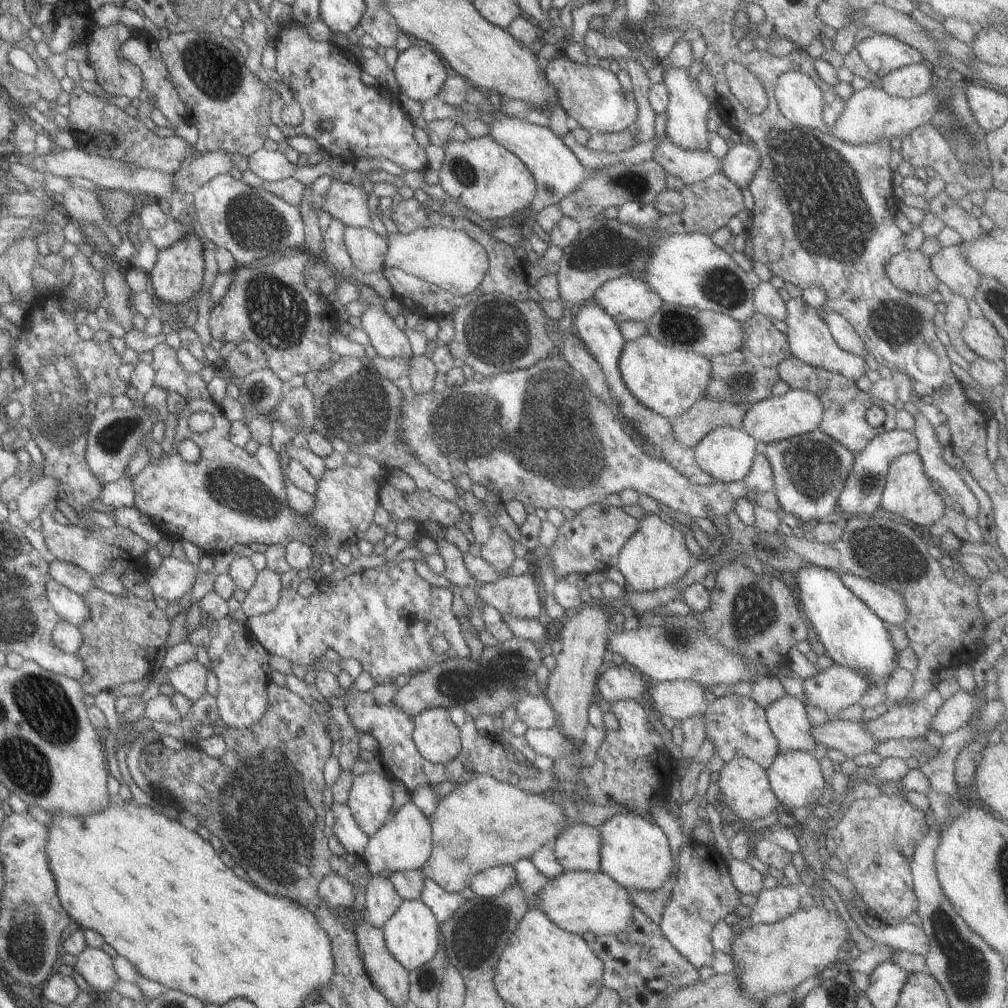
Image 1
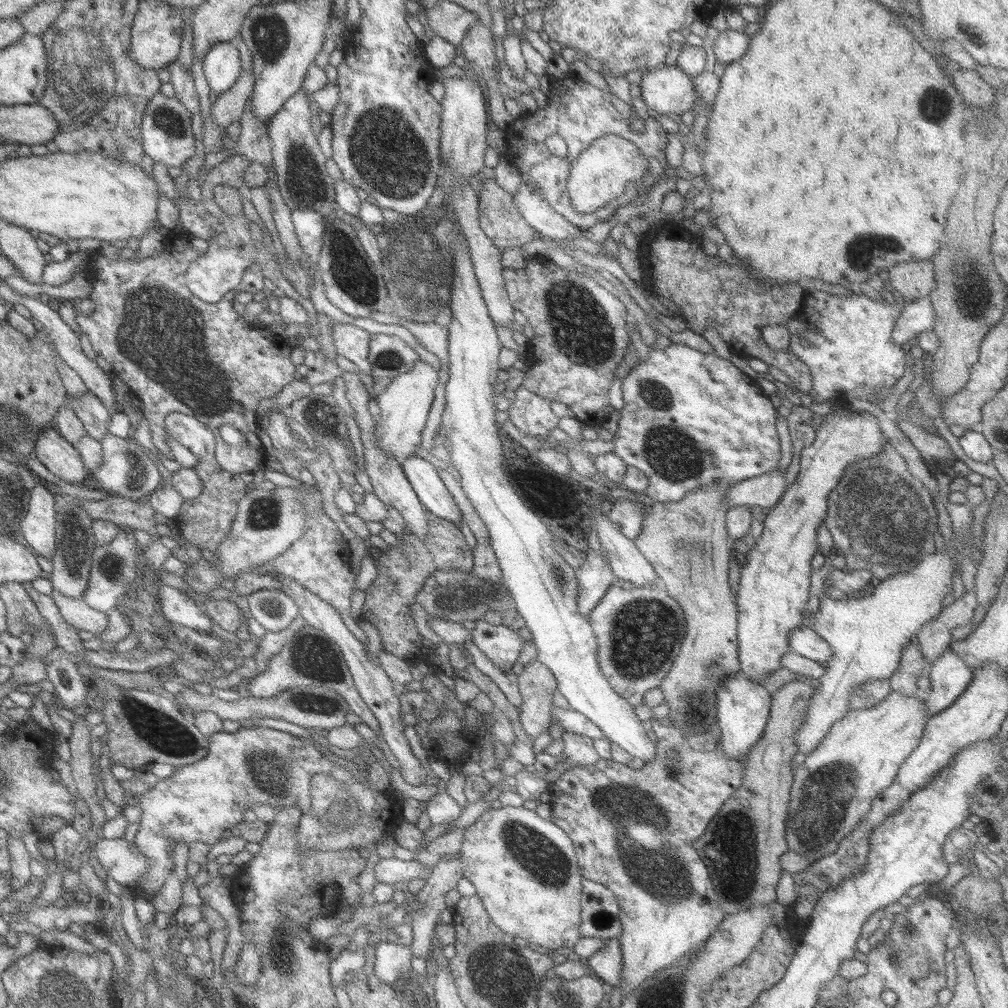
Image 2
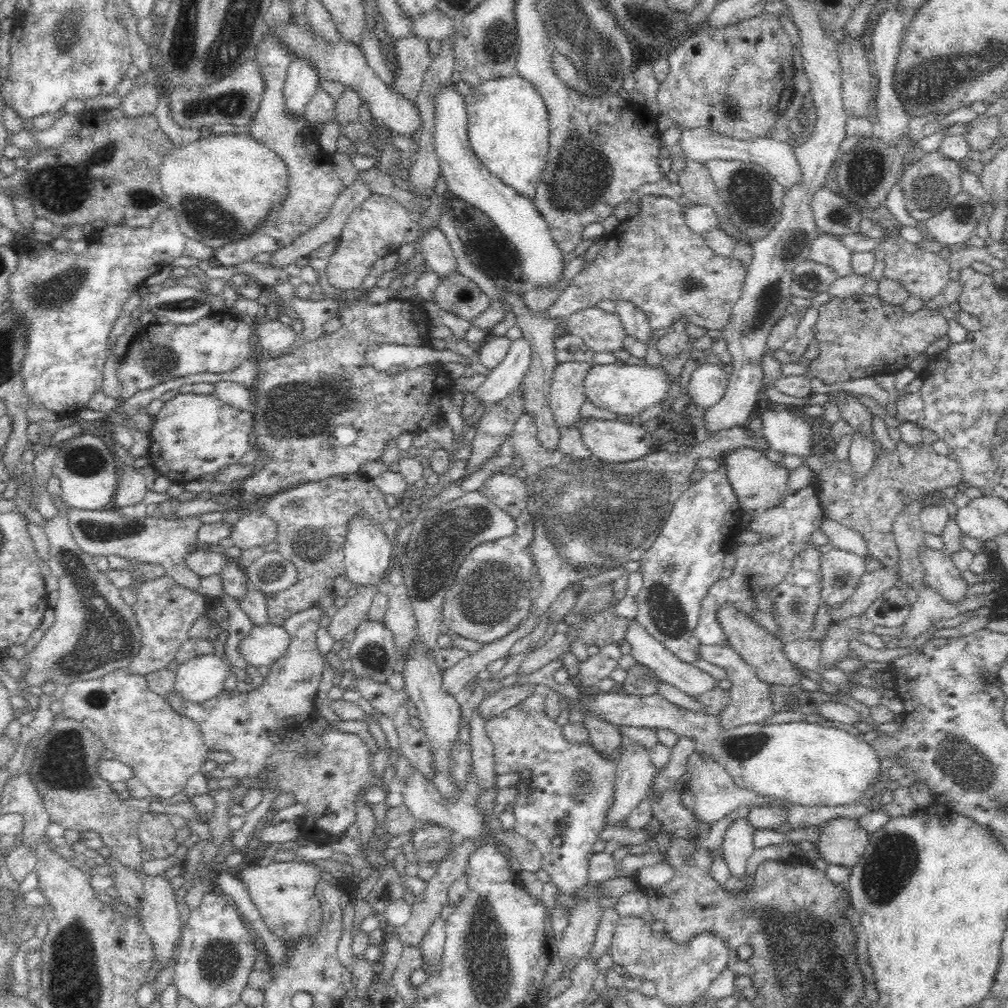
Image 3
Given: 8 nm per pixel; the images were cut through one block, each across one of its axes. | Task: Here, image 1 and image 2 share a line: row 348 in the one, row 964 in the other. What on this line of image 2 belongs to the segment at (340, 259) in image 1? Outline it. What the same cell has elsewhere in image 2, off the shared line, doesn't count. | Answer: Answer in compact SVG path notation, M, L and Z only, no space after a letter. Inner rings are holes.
M377 939L373 944L376 961L373 973L386 984L393 984L397 976L411 968L413 953L406 945Z

